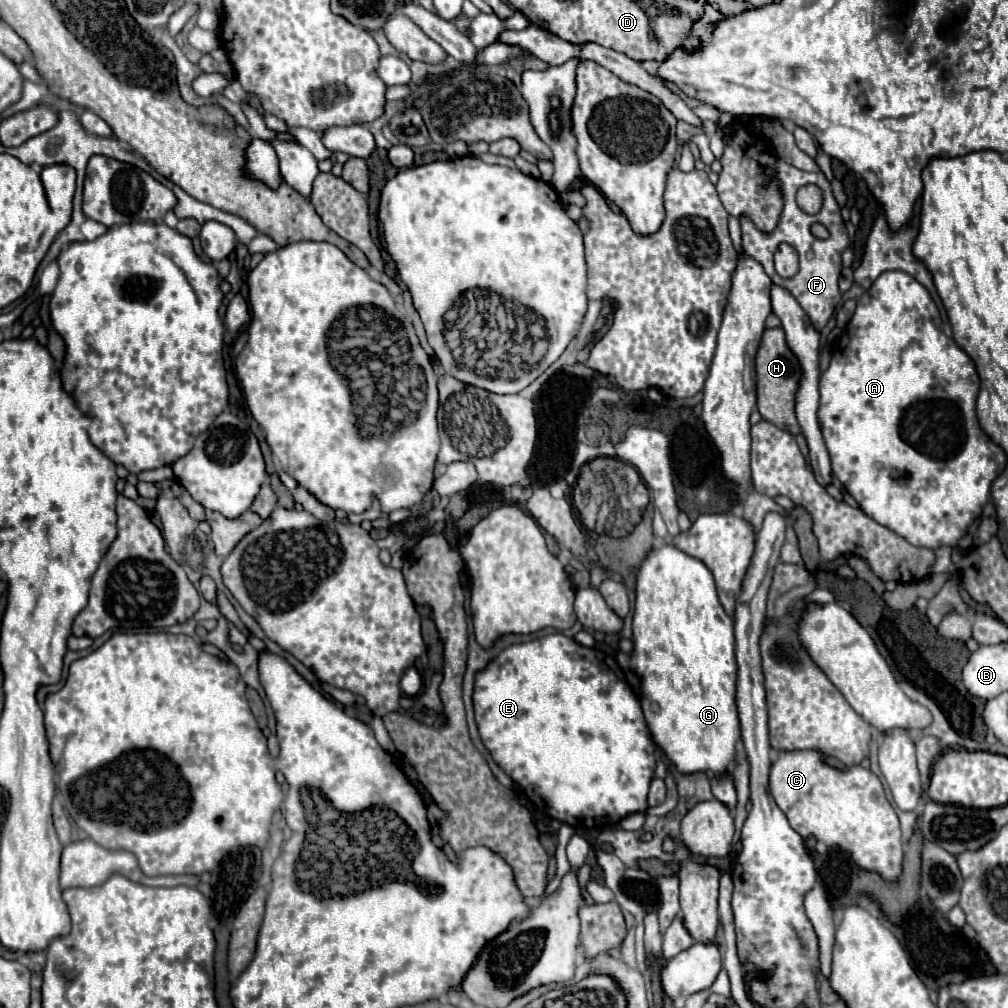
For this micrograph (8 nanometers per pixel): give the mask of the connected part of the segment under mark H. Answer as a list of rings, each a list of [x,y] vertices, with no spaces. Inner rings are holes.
[[[770,328],[764,330],[760,350],[756,354],[756,380],[758,380],[758,410],[764,420],[776,424],[778,428],[786,428],[792,436],[800,434],[800,426],[794,412],[794,400],[796,390],[800,382],[800,362],[794,356],[794,352],[788,348],[784,330],[782,328]]]

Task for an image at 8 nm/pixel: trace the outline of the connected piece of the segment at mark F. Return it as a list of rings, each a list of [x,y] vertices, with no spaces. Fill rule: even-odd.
[[[776,158],[774,168],[772,168],[772,166],[766,166],[766,168],[764,168],[764,174],[766,174],[766,178],[770,178],[772,174],[776,174],[776,178],[778,178],[778,182],[780,182],[780,192],[782,192],[784,208],[782,208],[782,212],[780,212],[778,226],[776,226],[772,232],[768,232],[768,234],[762,232],[762,230],[758,230],[756,224],[754,224],[748,216],[740,216],[744,252],[746,252],[750,258],[758,260],[758,262],[764,266],[766,274],[772,278],[774,284],[780,284],[780,286],[784,286],[786,290],[790,290],[790,292],[794,294],[794,298],[798,300],[798,304],[800,304],[800,306],[804,308],[804,312],[808,314],[812,326],[814,326],[816,330],[822,330],[822,328],[826,326],[826,322],[830,320],[830,316],[834,314],[836,306],[838,306],[840,300],[842,300],[842,294],[840,294],[840,290],[838,290],[838,278],[840,278],[840,270],[842,270],[842,252],[848,248],[850,238],[846,236],[848,232],[846,232],[844,220],[842,220],[842,216],[840,216],[840,206],[838,206],[838,202],[834,200],[830,182],[826,180],[826,176],[824,176],[822,172],[804,172],[804,170],[798,170],[798,168],[794,168],[792,164],[784,162],[782,158]],[[806,184],[816,184],[816,186],[822,188],[822,192],[824,192],[824,206],[822,206],[822,210],[820,210],[818,214],[814,214],[814,216],[802,212],[802,210],[798,208],[798,204],[796,204],[796,192],[798,192],[800,186],[806,186]],[[814,222],[820,222],[820,224],[824,224],[824,226],[828,228],[830,236],[828,236],[826,240],[818,240],[818,238],[812,236],[810,224],[814,224]],[[782,242],[790,244],[790,246],[798,252],[798,256],[800,256],[800,272],[798,272],[796,276],[792,276],[792,278],[780,278],[780,276],[776,274],[776,270],[774,270],[774,260],[772,260],[772,256],[774,256],[778,244],[782,244]]]

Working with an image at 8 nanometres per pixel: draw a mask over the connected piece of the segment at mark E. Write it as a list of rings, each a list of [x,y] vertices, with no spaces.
[[[548,634],[548,636],[542,636],[542,638],[530,640],[530,642],[512,644],[508,648],[504,648],[494,660],[488,662],[488,666],[484,670],[480,670],[476,674],[476,682],[474,682],[474,712],[476,712],[476,724],[478,724],[478,730],[480,730],[480,736],[482,736],[482,744],[492,754],[494,762],[552,820],[558,820],[558,822],[570,824],[570,826],[578,826],[586,818],[596,818],[602,824],[618,824],[628,814],[646,812],[648,810],[646,796],[648,796],[648,788],[650,788],[650,782],[654,778],[654,766],[656,766],[654,744],[650,740],[648,726],[646,726],[640,702],[638,702],[638,698],[634,694],[634,688],[626,680],[626,674],[622,672],[622,668],[614,660],[604,658],[598,650],[586,648],[586,646],[578,644],[574,638],[568,638],[564,634]]]

